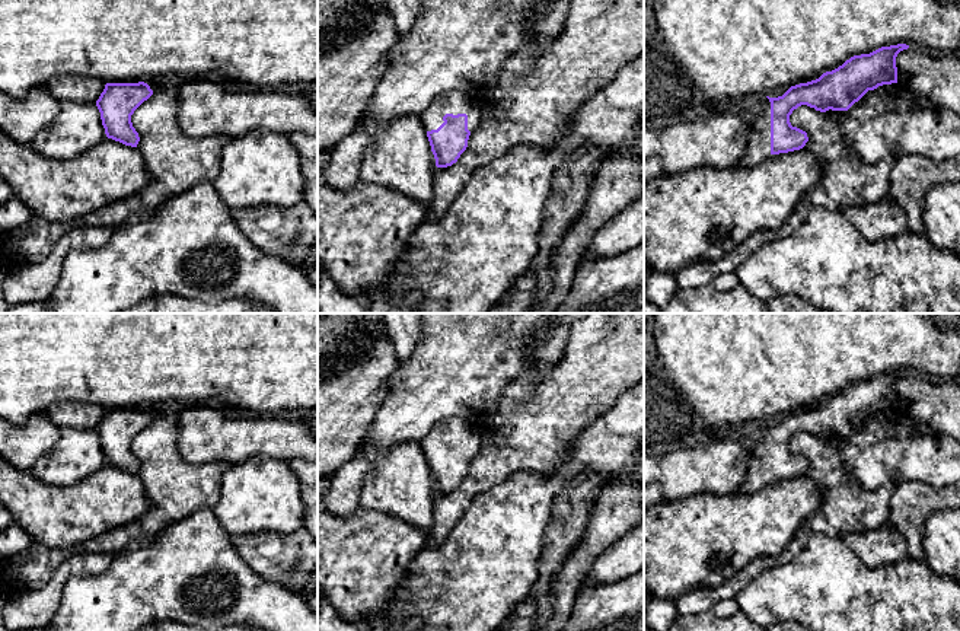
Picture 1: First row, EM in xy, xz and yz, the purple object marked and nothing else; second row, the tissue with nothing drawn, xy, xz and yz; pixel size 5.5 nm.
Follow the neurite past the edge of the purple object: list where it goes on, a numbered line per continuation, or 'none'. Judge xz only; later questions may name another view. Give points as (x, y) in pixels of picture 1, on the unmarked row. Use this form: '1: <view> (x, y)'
1: xz (453, 429)

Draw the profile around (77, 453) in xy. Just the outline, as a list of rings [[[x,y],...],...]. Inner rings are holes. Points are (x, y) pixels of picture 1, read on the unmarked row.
[[[61,427],[54,449],[38,459],[29,472],[54,487],[68,487],[106,465],[96,430]]]

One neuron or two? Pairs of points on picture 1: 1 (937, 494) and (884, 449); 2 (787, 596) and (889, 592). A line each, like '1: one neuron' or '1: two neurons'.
1: two neurons
2: one neuron

